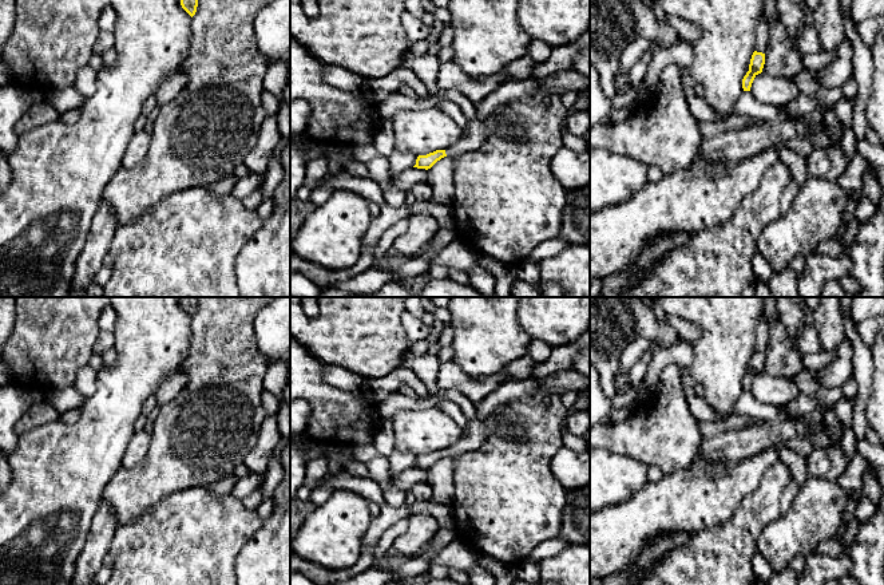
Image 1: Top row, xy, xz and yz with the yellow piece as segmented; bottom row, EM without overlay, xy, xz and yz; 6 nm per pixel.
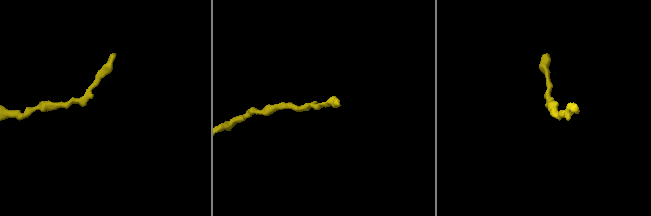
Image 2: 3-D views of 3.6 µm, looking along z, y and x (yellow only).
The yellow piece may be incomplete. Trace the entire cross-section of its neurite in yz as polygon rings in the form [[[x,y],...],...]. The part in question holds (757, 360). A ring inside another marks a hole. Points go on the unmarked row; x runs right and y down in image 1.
[[[754,351],[750,359],[749,371],[742,379],[744,391],[750,391],[754,378],[762,372],[765,364],[765,353]]]

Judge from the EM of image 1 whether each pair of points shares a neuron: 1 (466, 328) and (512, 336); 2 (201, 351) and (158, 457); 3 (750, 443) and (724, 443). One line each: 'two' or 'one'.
1: one
2: one
3: one

